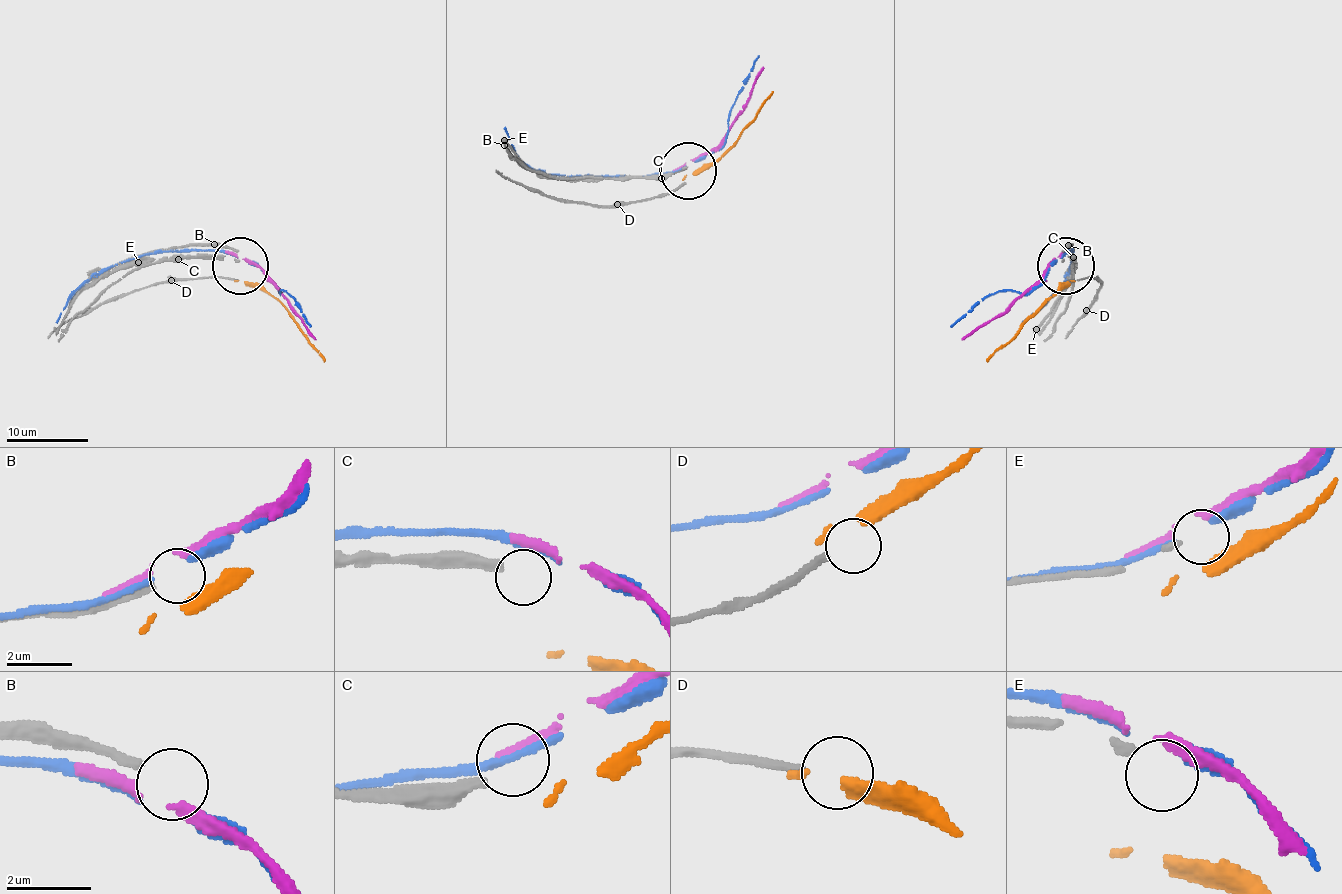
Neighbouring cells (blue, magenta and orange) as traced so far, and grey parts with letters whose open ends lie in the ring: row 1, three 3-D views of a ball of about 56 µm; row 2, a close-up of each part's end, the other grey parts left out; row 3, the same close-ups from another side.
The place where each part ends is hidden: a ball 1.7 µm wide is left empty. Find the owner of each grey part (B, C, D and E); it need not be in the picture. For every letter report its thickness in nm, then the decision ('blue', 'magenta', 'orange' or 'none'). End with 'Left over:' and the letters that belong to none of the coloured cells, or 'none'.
B: 220 nm | none
C: 280 nm | none
D: 200 nm | none
E: 170 nm | none
Left over: B, C, D, E

